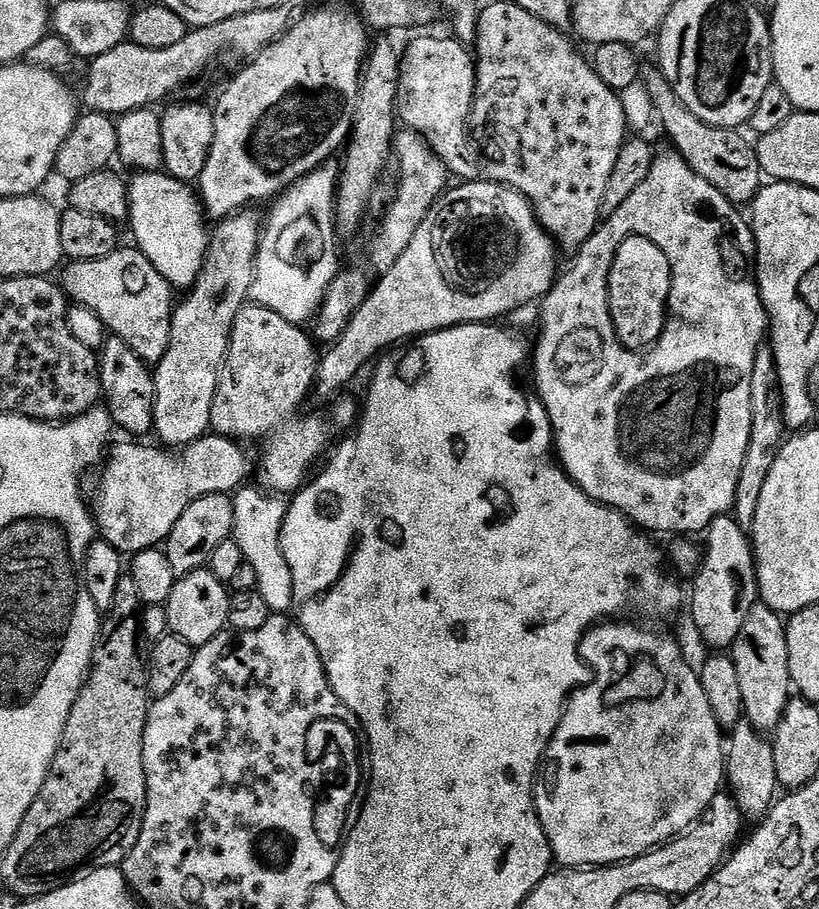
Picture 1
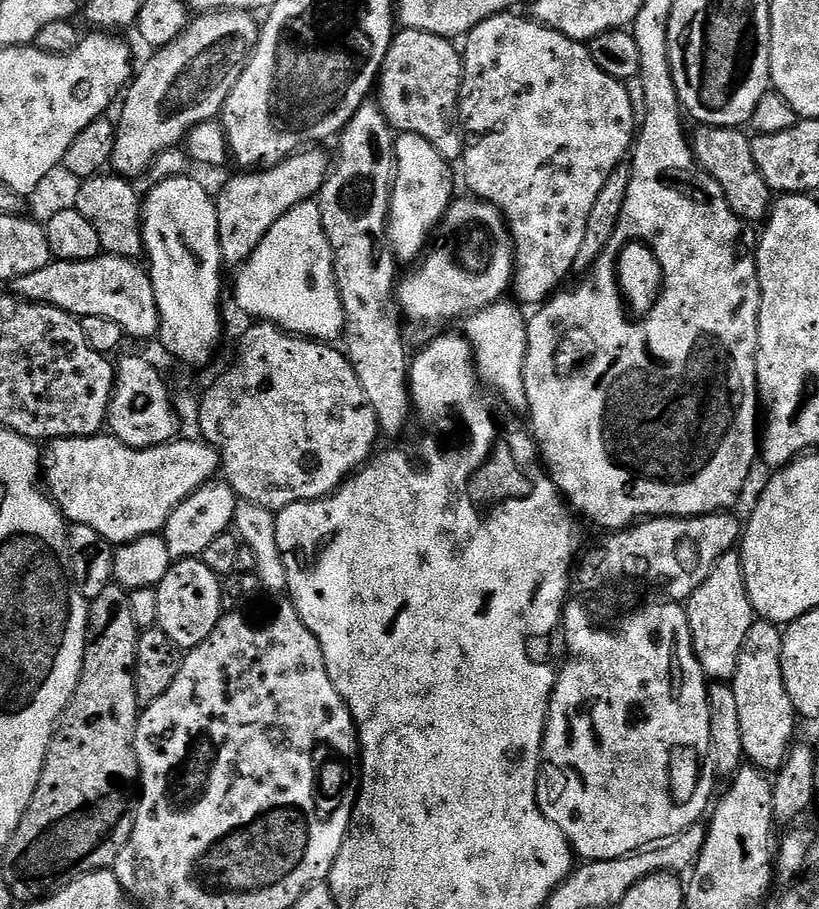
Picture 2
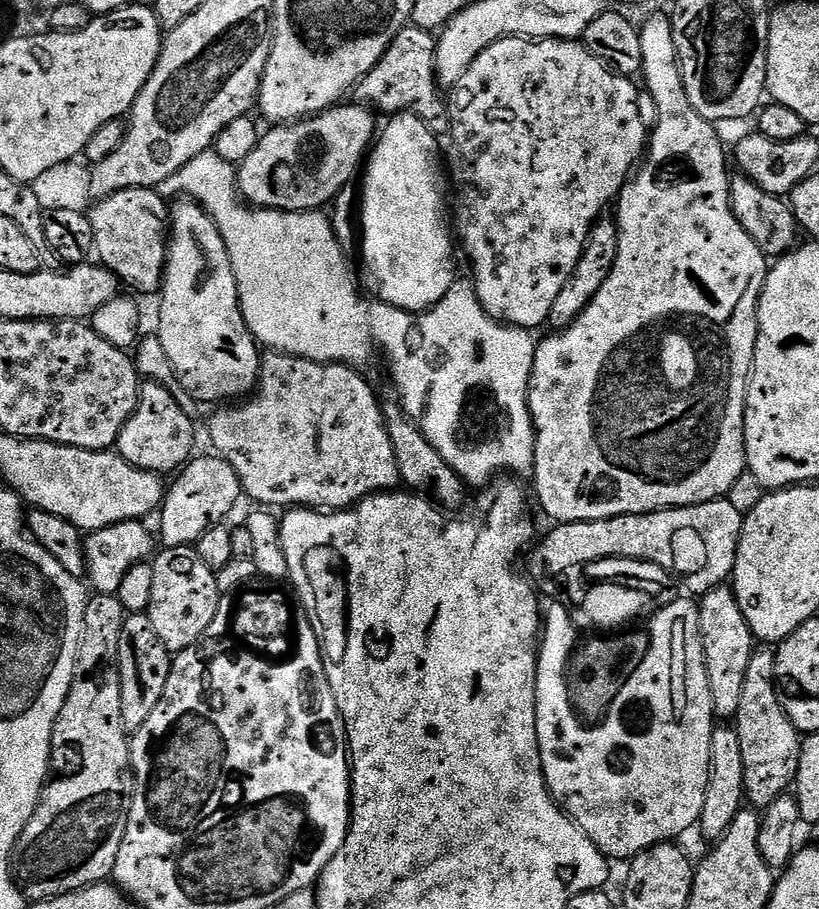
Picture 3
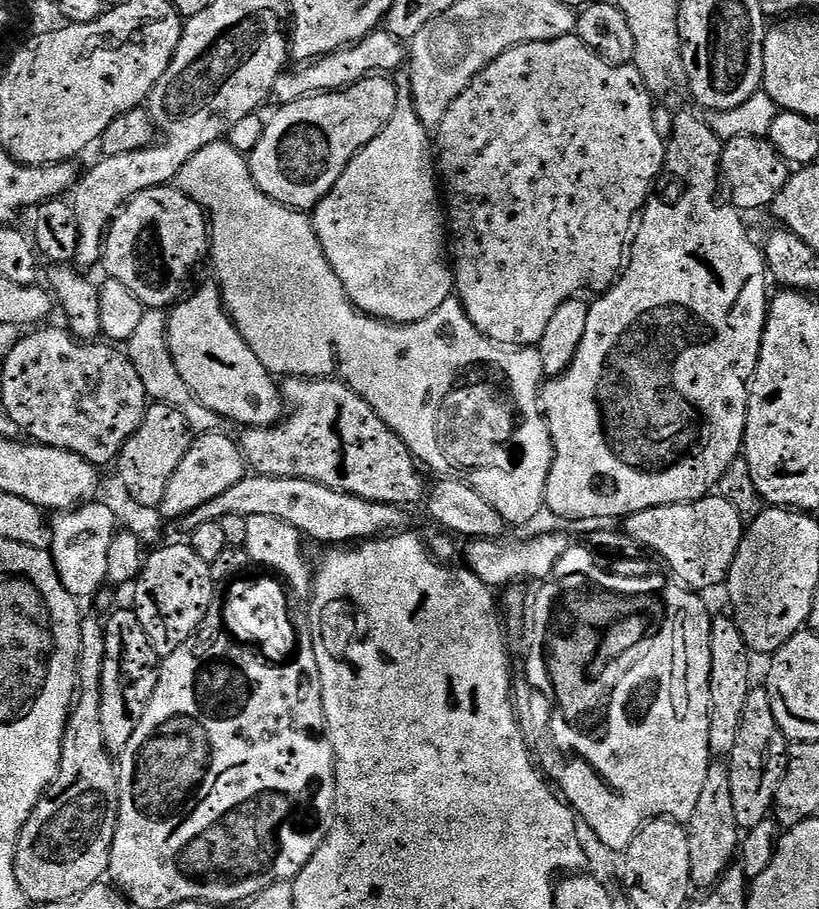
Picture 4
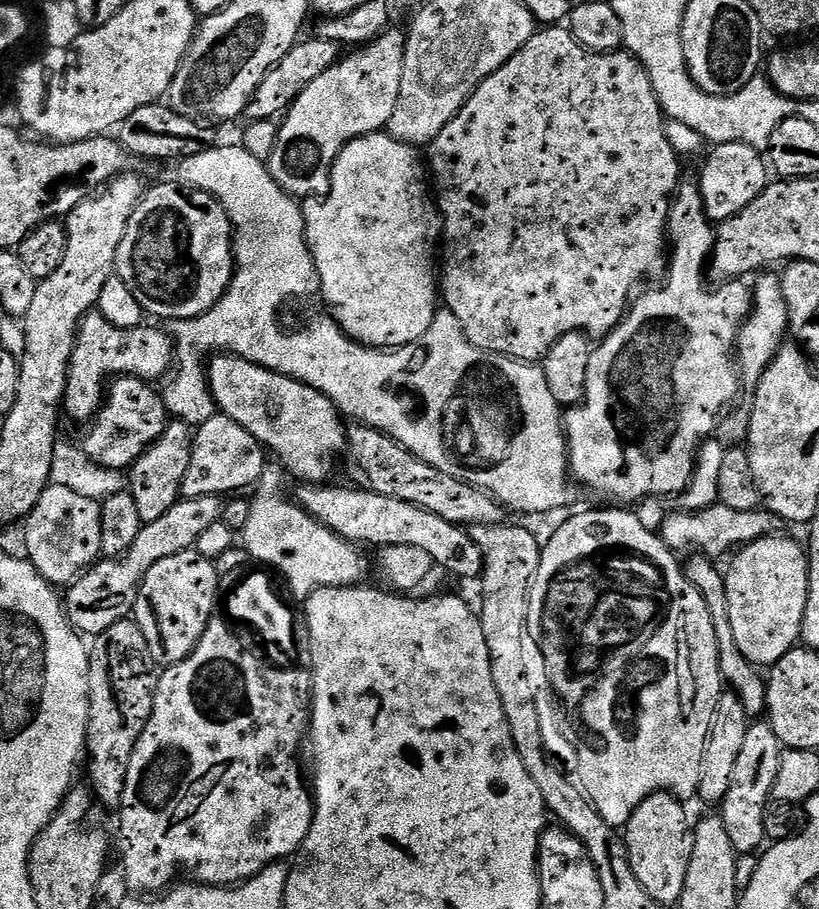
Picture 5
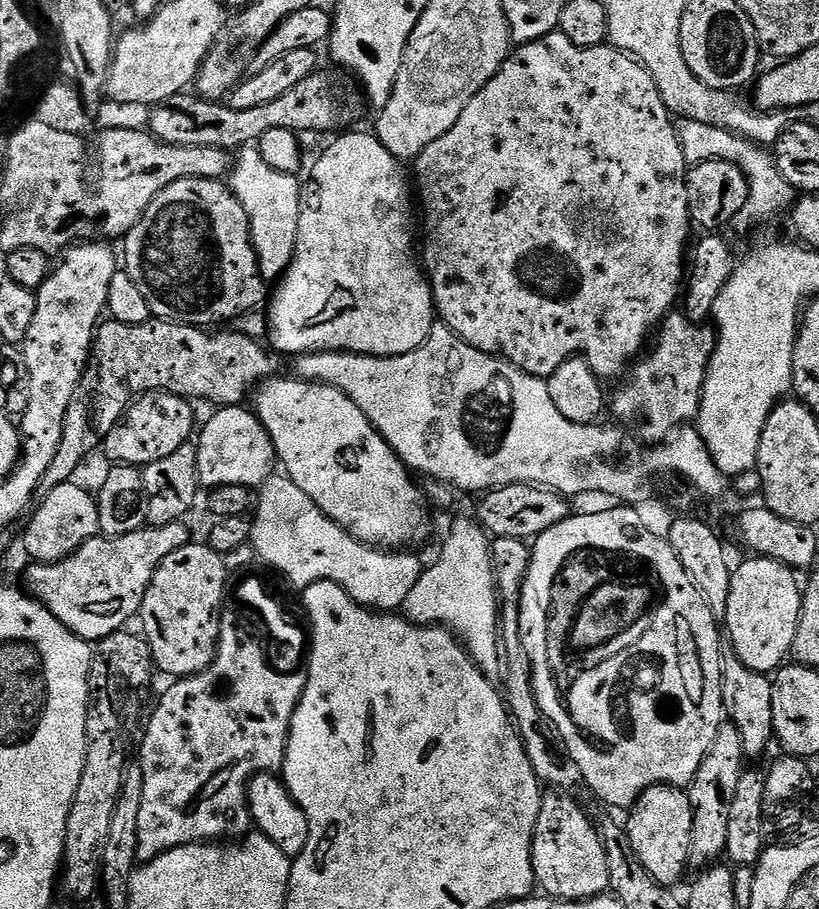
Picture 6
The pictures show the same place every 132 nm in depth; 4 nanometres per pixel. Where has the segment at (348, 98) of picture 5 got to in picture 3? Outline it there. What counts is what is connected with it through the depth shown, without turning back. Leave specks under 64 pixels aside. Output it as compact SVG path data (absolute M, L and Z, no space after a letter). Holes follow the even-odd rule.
M341 102L335 108L328 108L317 116L308 116L291 124L269 127L269 132L265 131L261 135L254 154L250 154L250 158L246 158L243 164L239 165L239 195L249 205L278 208L281 212L311 212L331 205L336 195L353 183L352 175L355 172L357 175L378 128L375 120L377 117L365 105L359 102L348 103Z

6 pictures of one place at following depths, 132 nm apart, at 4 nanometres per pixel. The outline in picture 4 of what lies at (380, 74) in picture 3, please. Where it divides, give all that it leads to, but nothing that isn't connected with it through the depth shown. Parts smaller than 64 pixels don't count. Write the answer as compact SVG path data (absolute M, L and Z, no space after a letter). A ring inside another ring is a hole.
M377 30L371 32L365 40L358 41L357 44L349 44L347 48L339 48L337 52L331 52L330 54L326 54L325 56L318 57L317 60L313 60L311 62L304 62L301 63L299 66L292 66L296 68L289 67L287 70L281 72L280 77L276 79L276 81L274 82L274 86L272 87L272 95L270 97L270 100L271 103L276 103L276 106L283 106L285 104L293 104L294 102L298 102L299 100L301 100L302 98L306 98L307 96L314 96L317 94L323 94L325 92L341 92L343 88L349 88L350 85L358 83L359 80L366 80L369 76L373 74L392 74L392 71L394 71L395 68L403 62L403 60L405 63L406 48L405 45L399 40L399 38L397 36L390 35L387 30Z

